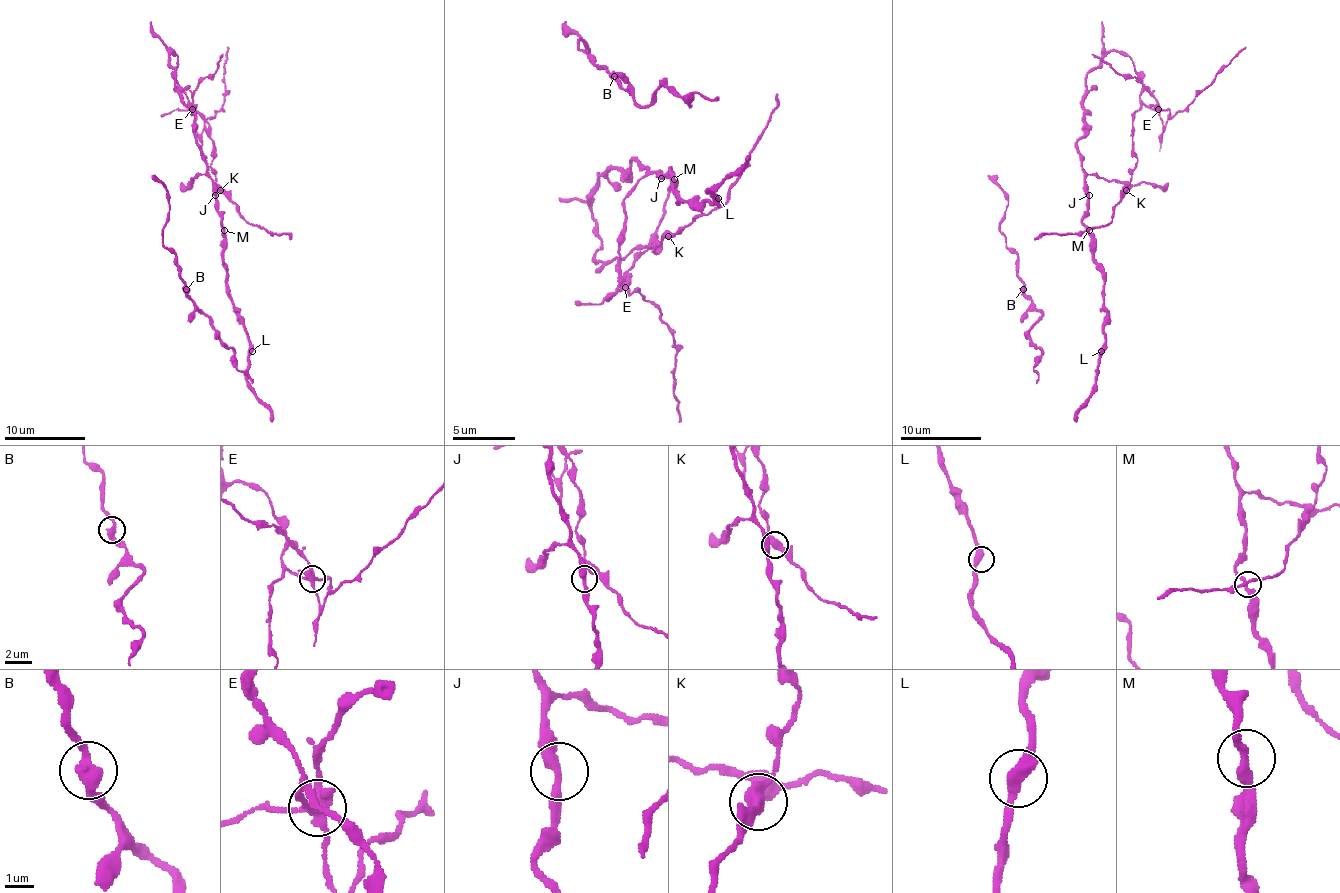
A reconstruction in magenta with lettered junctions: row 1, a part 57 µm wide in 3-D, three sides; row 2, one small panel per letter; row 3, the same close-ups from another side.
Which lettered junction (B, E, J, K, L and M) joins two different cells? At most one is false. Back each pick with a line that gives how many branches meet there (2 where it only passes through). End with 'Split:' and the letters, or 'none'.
E: Branches: 5
Split: E

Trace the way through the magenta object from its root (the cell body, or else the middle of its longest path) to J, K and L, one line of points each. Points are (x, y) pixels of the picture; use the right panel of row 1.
J: (1087, 230), (1083, 214), (1087, 210), (1089, 196)
K: (1087, 230), (1077, 147), (1085, 77), (1111, 50), (1124, 52), (1142, 81), (1132, 123), (1138, 163), (1126, 190)
L: (1087, 230), (1091, 238), (1091, 260), (1103, 281), (1105, 345), (1101, 351)

